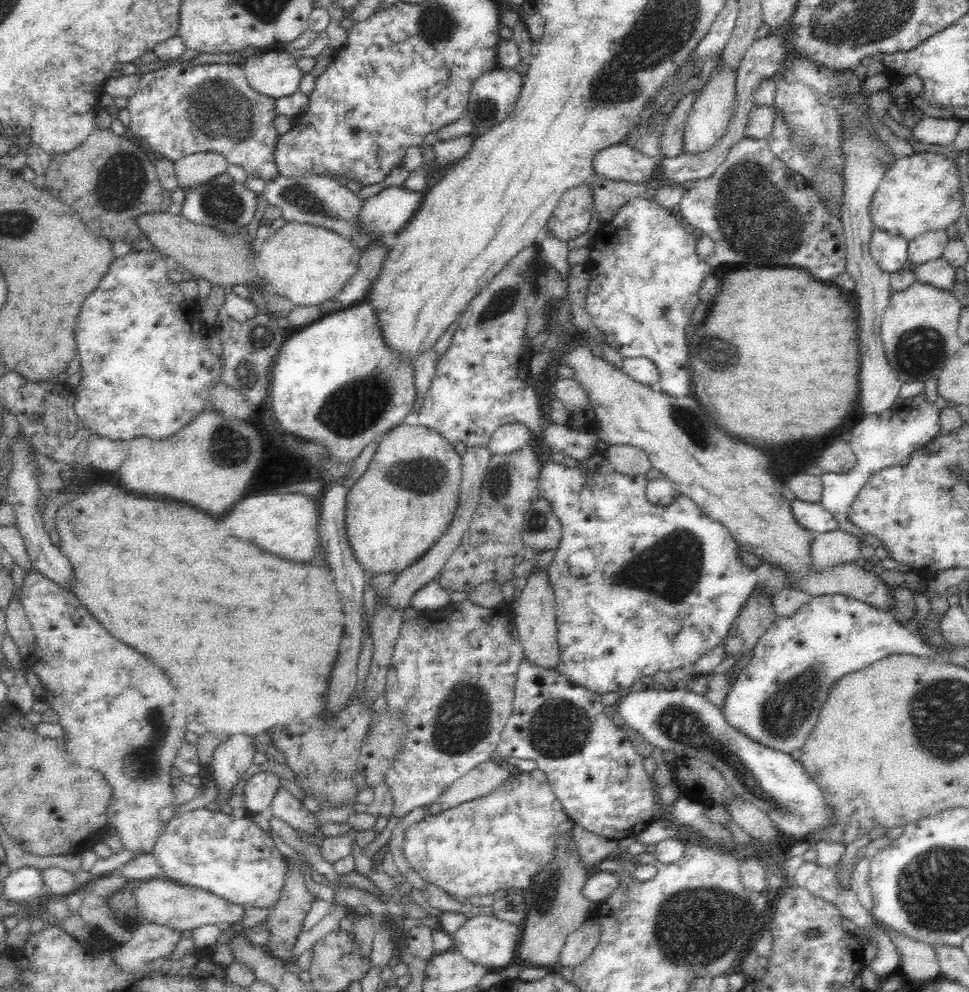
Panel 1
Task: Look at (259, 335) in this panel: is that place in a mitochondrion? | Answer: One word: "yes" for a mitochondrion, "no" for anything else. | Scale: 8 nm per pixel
yes

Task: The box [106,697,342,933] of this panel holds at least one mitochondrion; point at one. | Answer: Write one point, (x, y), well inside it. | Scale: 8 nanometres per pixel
(144, 766)

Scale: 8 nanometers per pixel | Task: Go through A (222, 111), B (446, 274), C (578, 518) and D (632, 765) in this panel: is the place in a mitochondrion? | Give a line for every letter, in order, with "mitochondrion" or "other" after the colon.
A: mitochondrion
B: other
C: other
D: other

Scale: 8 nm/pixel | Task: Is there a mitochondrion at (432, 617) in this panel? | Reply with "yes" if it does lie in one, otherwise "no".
no

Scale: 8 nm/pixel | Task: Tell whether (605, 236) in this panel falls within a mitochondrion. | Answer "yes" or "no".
no

